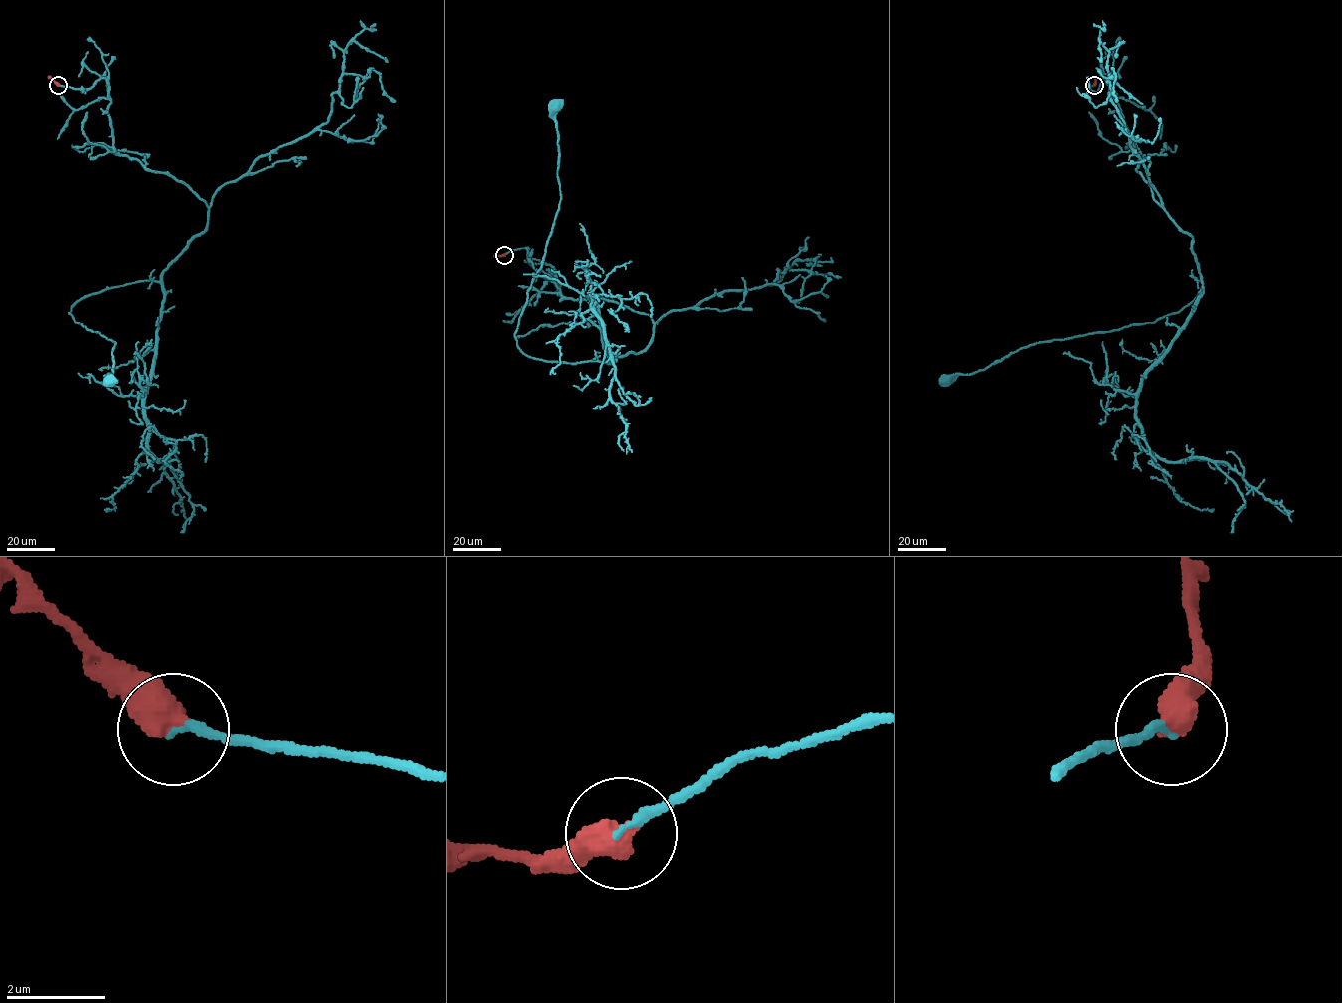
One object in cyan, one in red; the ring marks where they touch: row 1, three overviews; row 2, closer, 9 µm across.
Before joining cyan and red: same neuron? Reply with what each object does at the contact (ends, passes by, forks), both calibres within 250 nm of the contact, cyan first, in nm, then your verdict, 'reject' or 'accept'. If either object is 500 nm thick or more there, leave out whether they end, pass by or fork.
180 nm thick on the cyan side, 600 nm on the other; accept

